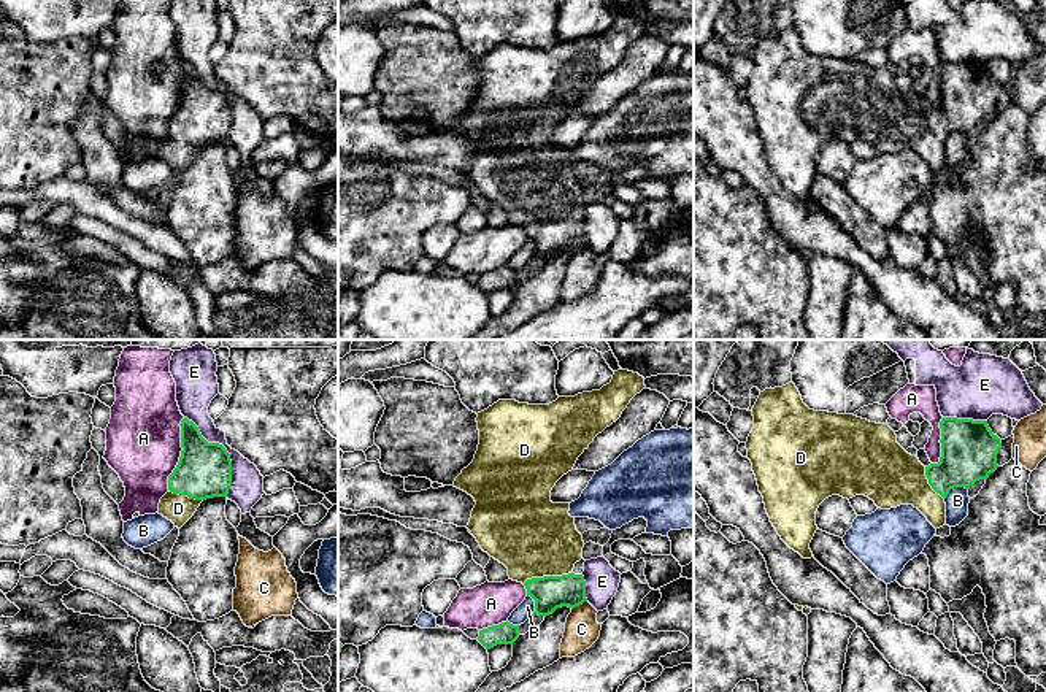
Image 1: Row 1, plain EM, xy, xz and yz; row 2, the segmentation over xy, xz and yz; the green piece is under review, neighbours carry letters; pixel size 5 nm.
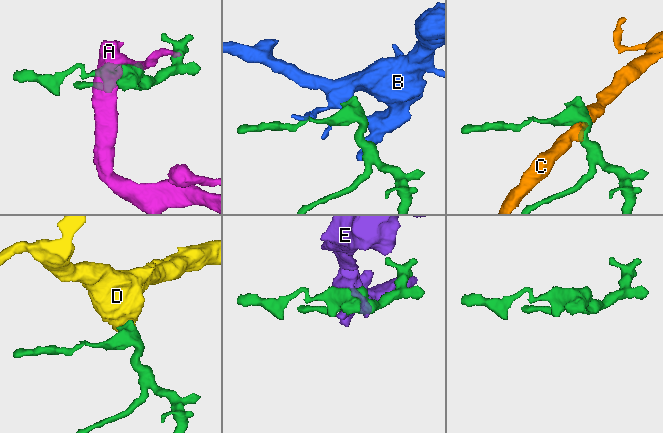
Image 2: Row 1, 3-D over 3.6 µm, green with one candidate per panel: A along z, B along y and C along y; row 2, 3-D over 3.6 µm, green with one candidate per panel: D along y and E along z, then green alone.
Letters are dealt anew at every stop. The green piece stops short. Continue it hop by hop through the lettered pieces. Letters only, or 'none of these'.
D

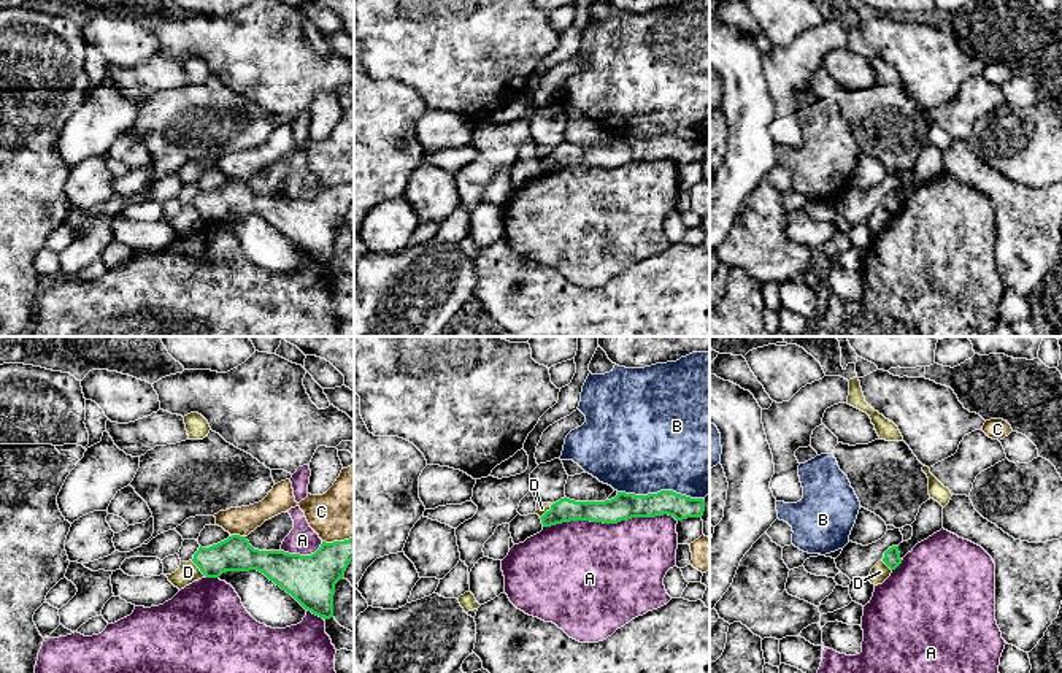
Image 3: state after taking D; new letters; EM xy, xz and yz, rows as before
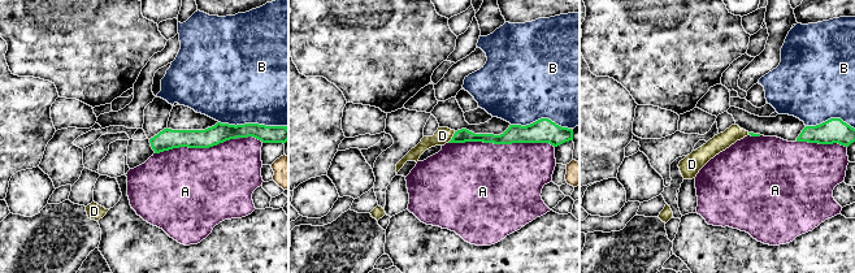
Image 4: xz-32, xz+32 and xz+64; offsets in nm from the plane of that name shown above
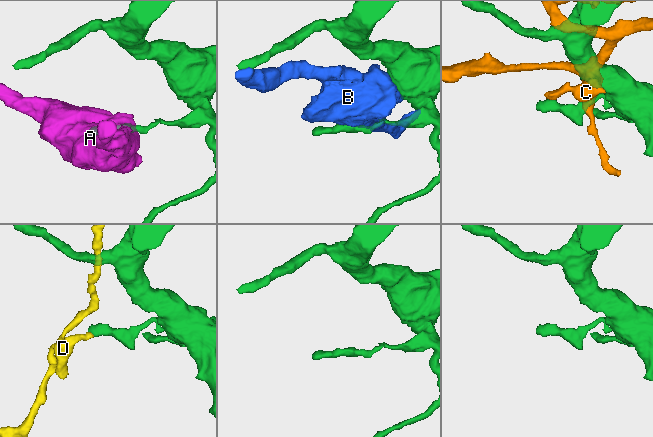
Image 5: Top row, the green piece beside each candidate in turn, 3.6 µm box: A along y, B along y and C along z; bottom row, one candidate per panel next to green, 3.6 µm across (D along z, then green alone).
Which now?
none of these

